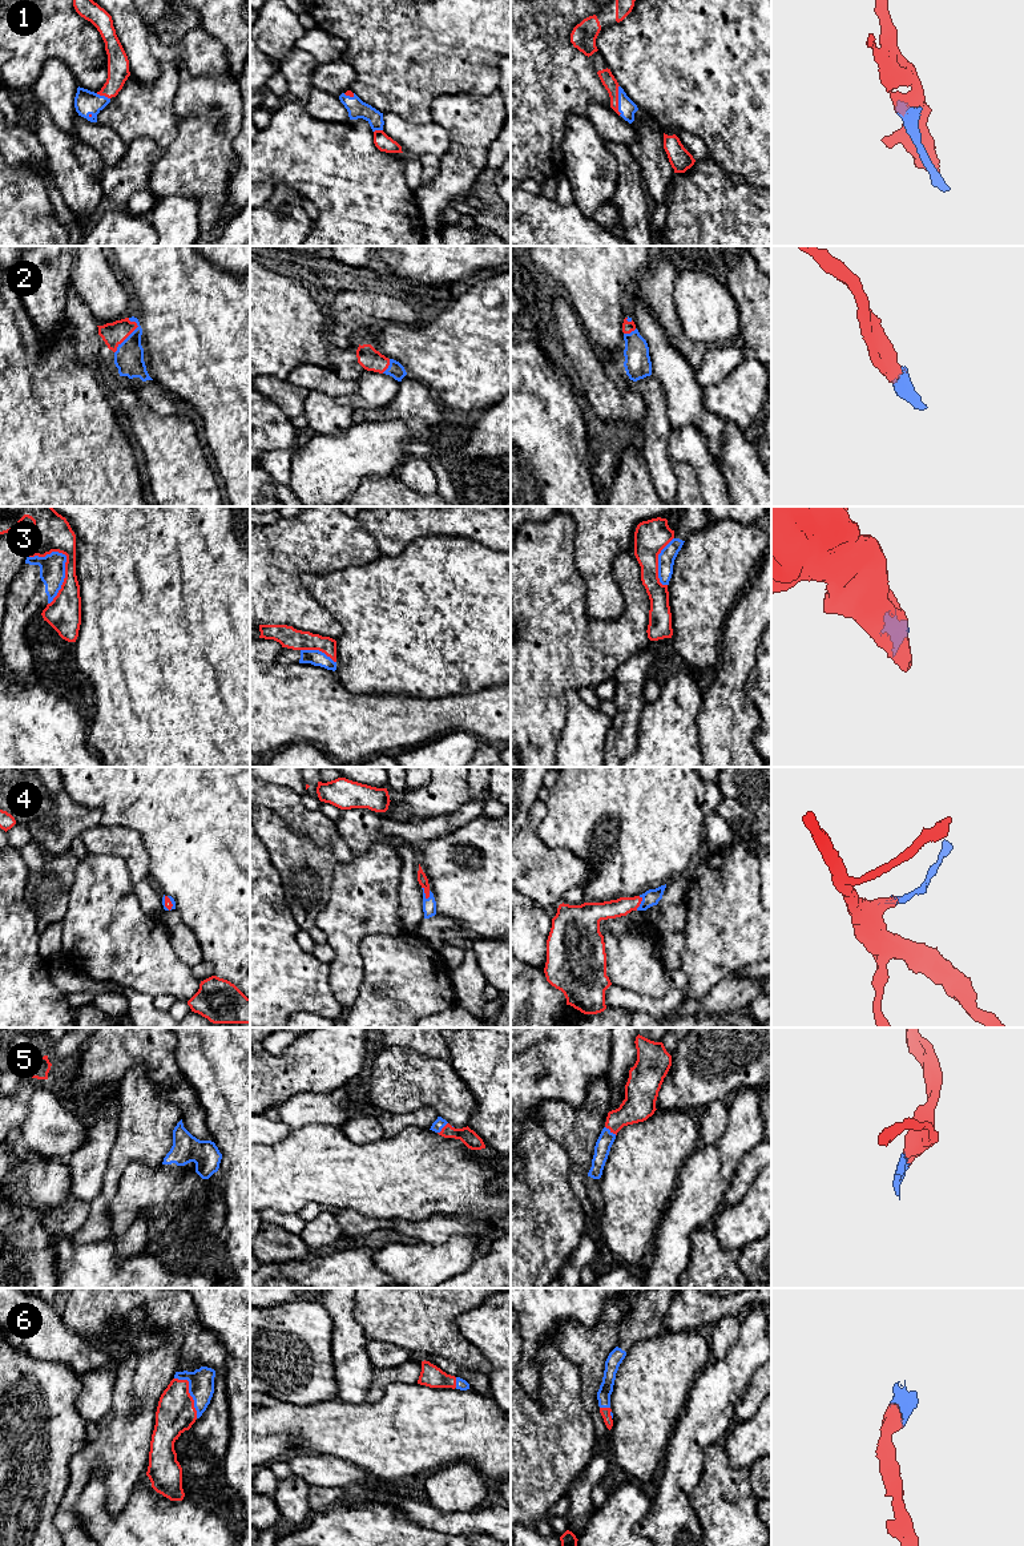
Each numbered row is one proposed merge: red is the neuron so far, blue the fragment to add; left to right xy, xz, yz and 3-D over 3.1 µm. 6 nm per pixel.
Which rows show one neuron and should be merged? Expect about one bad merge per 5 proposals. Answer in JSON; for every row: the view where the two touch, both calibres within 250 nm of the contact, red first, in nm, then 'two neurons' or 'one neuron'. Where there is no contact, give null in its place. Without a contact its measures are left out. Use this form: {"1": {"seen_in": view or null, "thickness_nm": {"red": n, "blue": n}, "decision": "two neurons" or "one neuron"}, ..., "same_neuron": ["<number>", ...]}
{"1": {"seen_in": "yz", "thickness_nm": {"red": 90, "blue": 100}, "decision": "one neuron"}, "2": {"seen_in": "xy", "thickness_nm": {"red": 140, "blue": 180}, "decision": "one neuron"}, "3": {"seen_in": "xy", "thickness_nm": {"red": 200, "blue": 160}, "decision": "two neurons"}, "4": {"seen_in": "xz", "thickness_nm": {"red": 60, "blue": 80}, "decision": "one neuron"}, "5": {"seen_in": "yz", "thickness_nm": {"red": 190, "blue": 100}, "decision": "one neuron"}, "6": {"seen_in": "xy", "thickness_nm": {"red": 240, "blue": 160}, "decision": "one neuron"}, "same_neuron": ["1", "2", "4", "5", "6"]}

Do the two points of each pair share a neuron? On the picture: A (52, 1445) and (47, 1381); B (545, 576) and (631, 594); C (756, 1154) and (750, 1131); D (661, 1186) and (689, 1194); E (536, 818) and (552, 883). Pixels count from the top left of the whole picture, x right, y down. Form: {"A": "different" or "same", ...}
{"A": "same", "B": "same", "C": "different", "D": "different", "E": "same"}

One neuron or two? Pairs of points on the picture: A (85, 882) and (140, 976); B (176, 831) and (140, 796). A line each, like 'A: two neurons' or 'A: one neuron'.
A: one neuron
B: one neuron

